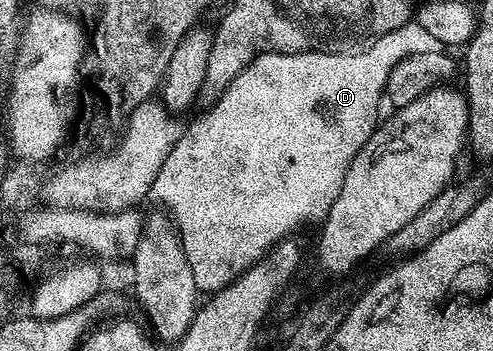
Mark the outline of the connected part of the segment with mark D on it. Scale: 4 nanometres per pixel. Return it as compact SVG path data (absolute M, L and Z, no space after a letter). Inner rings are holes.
M415 21L403 23L398 29L386 33L382 37L373 39L363 49L352 55L331 55L321 51L299 51L298 53L266 53L260 55L211 104L209 111L204 111L188 128L180 131L180 140L170 149L170 157L162 161L162 169L158 169L158 177L154 177L154 185L150 189L148 199L161 203L172 214L171 222L180 237L180 244L186 253L186 261L190 261L190 273L194 273L194 285L197 292L215 293L226 285L230 285L239 275L246 273L258 260L267 255L277 243L289 238L295 227L308 223L311 219L319 220L327 215L332 202L338 197L342 189L342 181L346 177L352 159L364 147L364 143L372 136L377 126L376 106L380 103L380 94L392 75L392 70L400 62L407 60L414 53L442 53L446 49L442 41L437 41L422 25Z

